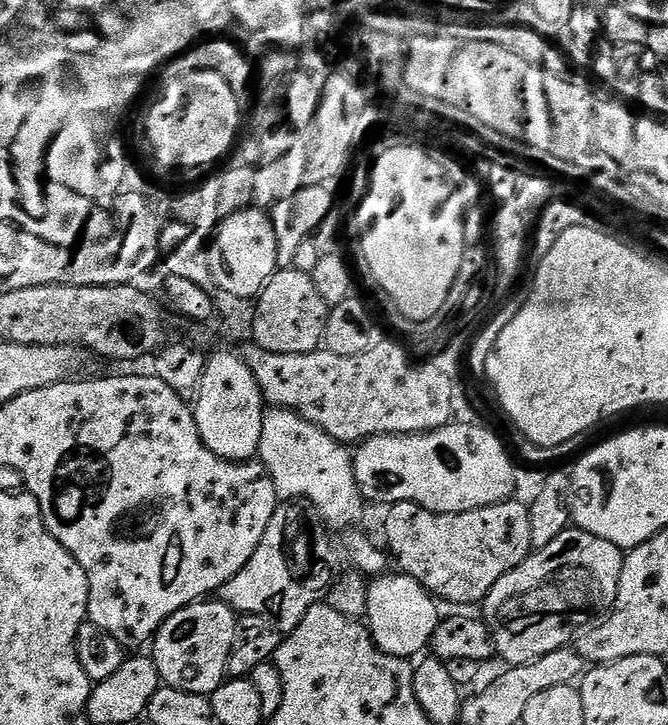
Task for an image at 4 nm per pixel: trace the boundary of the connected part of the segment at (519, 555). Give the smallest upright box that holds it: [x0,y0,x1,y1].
[386,498,534,605]

